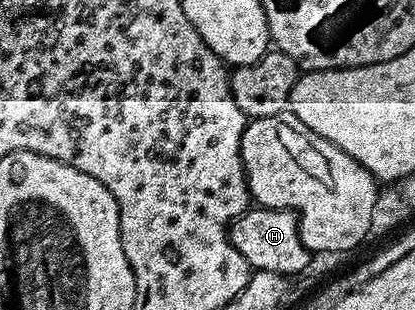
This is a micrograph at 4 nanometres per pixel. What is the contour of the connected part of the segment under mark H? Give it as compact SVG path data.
M248 208L242 217L235 218L229 232L237 251L245 255L255 271L267 269L270 273L292 275L301 272L313 260L299 234L299 218L290 209Z

